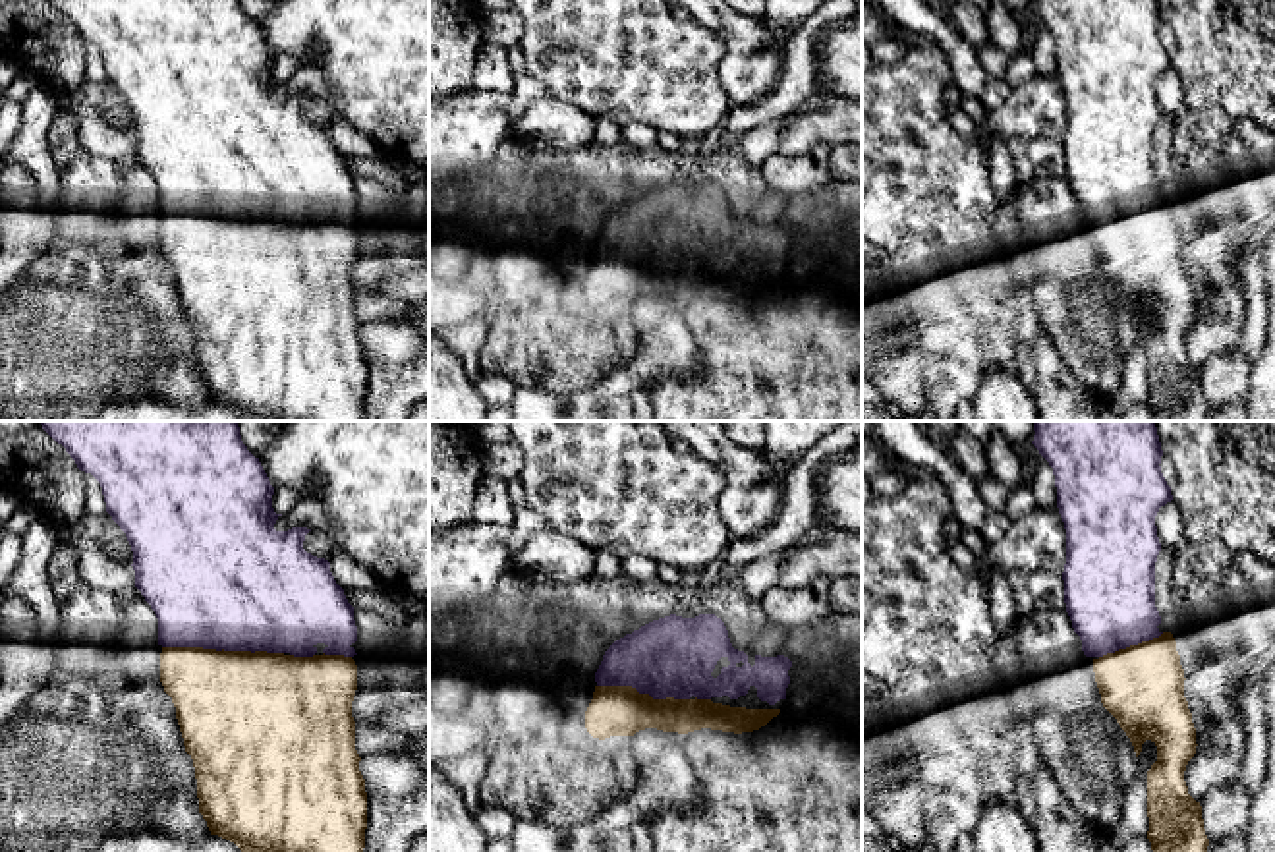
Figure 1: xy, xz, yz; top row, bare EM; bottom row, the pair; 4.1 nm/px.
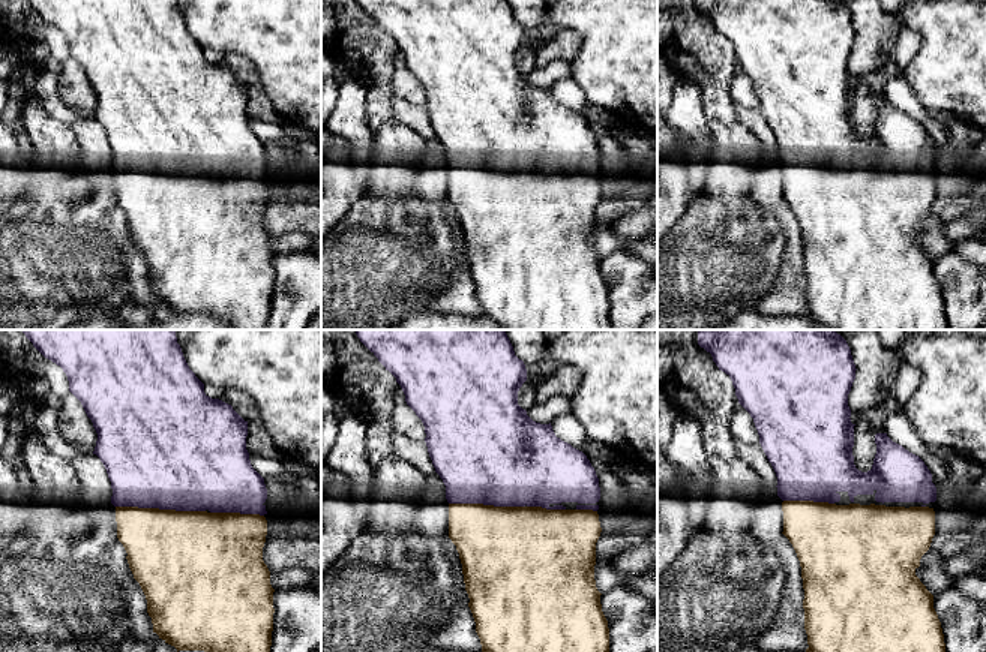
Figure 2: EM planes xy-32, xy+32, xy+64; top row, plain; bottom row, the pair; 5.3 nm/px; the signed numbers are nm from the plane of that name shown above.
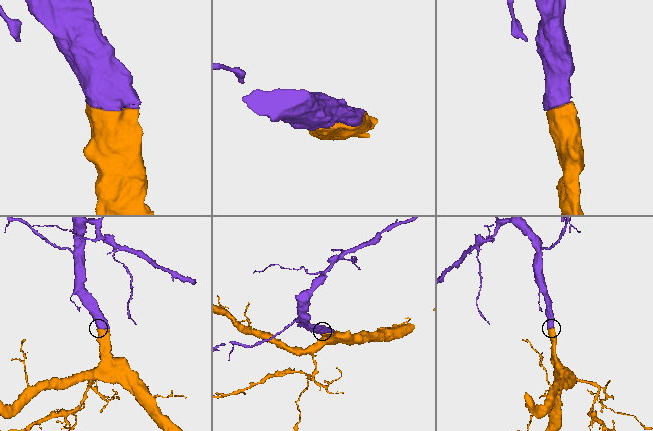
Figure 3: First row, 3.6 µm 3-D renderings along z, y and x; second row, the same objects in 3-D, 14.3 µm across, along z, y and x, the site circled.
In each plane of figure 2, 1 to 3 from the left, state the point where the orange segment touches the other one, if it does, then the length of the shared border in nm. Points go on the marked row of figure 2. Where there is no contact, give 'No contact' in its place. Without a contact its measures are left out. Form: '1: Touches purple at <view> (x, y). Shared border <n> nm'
1: Touches purple at xy-32 (161, 508). Shared border 480 nm
2: Touches purple at xy+32 (486, 504). Shared border 400 nm
3: Touches purple at xy+64 (809, 499). Shared border 280 nm

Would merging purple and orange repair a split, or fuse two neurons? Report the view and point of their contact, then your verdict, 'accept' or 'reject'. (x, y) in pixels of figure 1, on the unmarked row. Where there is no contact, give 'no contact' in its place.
meets purple in xy at (223, 215); accept

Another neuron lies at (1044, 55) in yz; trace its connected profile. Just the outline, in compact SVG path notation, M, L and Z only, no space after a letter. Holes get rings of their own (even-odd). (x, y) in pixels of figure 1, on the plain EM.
M1039 23L1035 29L1032 56L1035 73L1057 73L1053 35L1043 23Z

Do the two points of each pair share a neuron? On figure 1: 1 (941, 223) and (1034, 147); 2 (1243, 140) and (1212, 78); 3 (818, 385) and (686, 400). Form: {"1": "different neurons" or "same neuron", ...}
{"1": "different neurons", "2": "different neurons", "3": "same neuron"}

